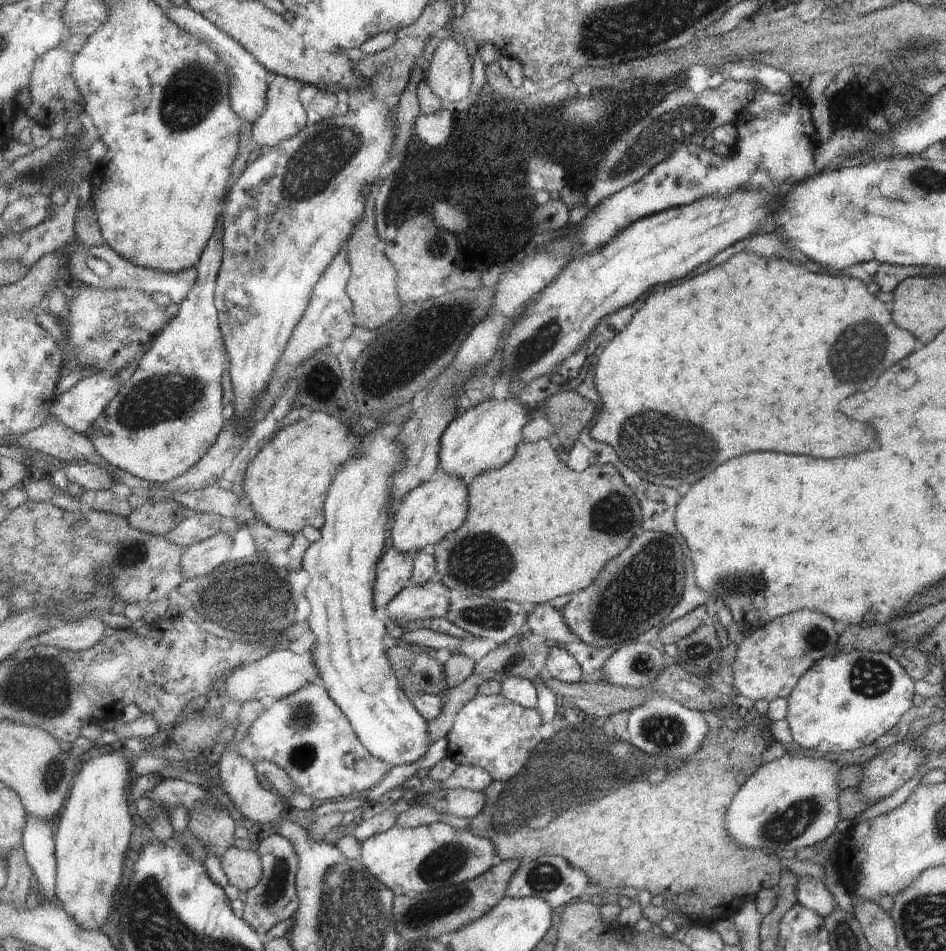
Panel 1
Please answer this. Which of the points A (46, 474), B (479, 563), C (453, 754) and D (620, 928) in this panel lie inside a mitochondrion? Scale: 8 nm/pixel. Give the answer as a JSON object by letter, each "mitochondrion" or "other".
{"A":"other","B":"mitochondrion","C":"other","D":"other"}

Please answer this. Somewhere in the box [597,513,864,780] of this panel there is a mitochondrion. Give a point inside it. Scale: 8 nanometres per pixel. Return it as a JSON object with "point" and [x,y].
{"point":[655,730]}

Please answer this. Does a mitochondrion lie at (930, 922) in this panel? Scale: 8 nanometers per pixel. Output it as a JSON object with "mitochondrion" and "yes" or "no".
{"mitochondrion":"yes"}

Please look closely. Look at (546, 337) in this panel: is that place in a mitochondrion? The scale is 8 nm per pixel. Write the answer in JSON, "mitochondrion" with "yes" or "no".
{"mitochondrion":"yes"}

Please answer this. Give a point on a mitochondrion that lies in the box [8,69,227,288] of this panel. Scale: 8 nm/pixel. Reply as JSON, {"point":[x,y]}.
{"point":[34,172]}

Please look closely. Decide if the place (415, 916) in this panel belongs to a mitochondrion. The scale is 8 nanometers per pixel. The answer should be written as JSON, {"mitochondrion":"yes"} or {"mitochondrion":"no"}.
{"mitochondrion":"yes"}

